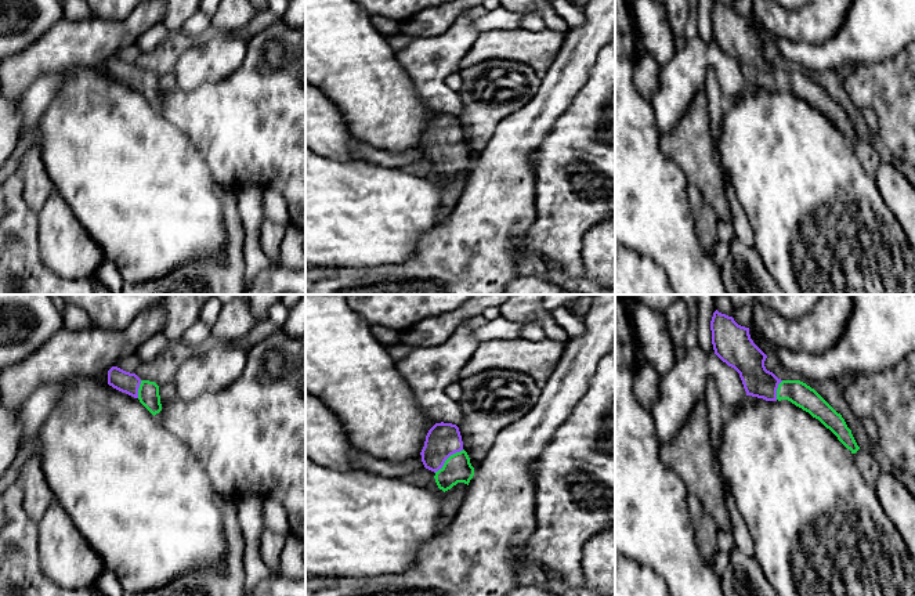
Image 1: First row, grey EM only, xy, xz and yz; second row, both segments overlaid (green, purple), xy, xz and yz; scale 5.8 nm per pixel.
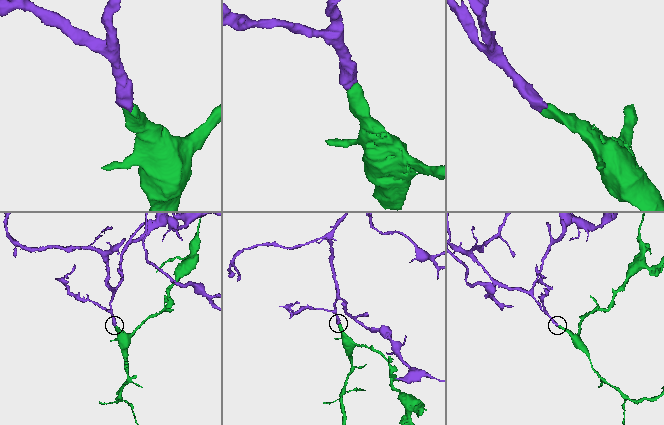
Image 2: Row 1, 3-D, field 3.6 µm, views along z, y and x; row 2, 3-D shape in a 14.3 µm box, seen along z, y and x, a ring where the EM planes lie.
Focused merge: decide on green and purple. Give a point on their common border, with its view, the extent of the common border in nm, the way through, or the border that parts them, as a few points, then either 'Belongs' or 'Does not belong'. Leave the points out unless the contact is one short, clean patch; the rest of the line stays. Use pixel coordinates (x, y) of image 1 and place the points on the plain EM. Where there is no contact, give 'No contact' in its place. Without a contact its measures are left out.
Touches green at xz (448, 148). Shared border 220 nm. Path across: xz (456, 159), (448, 148), (442, 143), (442, 130). Belongs

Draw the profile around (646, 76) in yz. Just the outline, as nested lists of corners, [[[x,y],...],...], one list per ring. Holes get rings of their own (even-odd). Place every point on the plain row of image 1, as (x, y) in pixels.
[[[644,53],[637,58],[633,71],[633,83],[645,101],[650,101],[652,93],[657,90],[659,84],[659,73],[661,66],[648,53]]]

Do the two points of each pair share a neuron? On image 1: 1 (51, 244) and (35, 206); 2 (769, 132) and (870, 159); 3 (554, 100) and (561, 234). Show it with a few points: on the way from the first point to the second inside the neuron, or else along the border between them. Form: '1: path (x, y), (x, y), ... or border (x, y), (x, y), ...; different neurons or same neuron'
1: border (54, 188), (36, 213); different neurons
2: border (852, 144), (861, 166), (872, 177); different neurons
3: border (575, 96), (570, 107), (536, 148); different neurons

